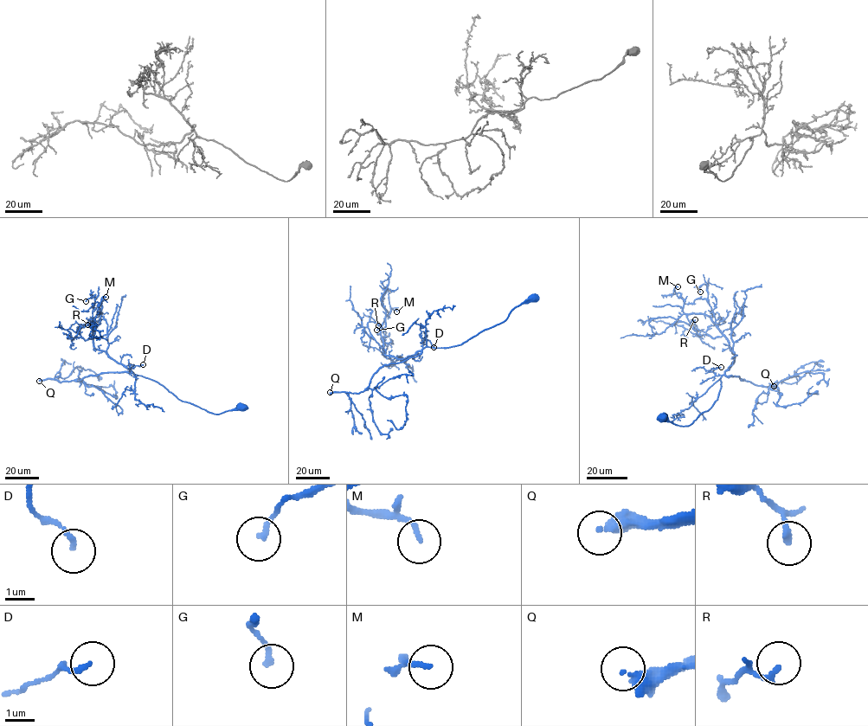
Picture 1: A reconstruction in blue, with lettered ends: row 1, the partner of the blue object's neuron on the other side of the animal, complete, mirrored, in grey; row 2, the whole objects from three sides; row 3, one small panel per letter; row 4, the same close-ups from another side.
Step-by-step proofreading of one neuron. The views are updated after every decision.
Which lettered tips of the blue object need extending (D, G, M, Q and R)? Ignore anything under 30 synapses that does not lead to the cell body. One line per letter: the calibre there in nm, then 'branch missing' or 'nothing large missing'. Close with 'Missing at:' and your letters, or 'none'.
D: 150 nm | nothing large missing
G: 170 nm | nothing large missing
M: 150 nm | nothing large missing
Q: 320 nm | branch missing
R: 160 nm | nothing large missing
Missing at: Q

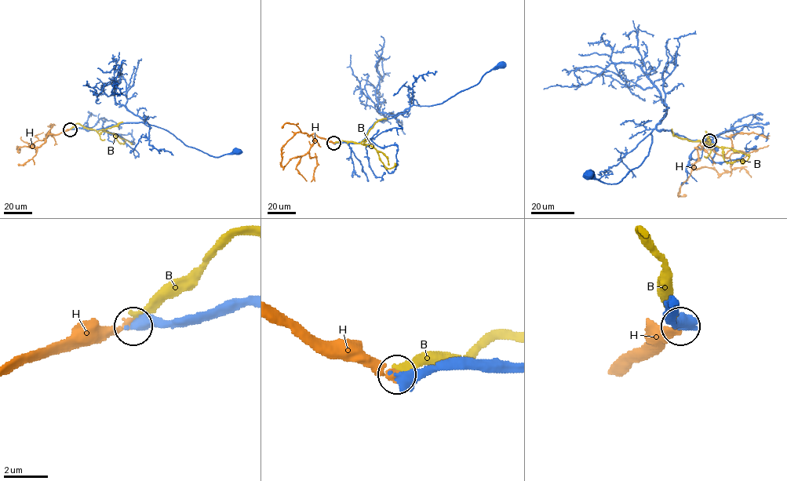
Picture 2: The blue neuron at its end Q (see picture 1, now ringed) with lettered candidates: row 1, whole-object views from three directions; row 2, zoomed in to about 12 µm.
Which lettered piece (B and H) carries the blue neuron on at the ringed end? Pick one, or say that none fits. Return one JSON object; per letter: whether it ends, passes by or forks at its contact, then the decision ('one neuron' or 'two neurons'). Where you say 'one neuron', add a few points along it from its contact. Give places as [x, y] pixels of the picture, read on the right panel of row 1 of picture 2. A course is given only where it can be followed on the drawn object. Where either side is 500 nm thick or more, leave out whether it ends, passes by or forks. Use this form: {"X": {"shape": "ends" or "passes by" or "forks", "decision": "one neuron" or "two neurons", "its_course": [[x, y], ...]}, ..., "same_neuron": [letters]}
{"B": {"decision": "two neurons"}, "H": {"decision": "one neuron", "its_course": [[709, 140], [701, 148], [695, 148], [697, 159], [693, 169], [706, 166], [722, 173], [743, 168], [751, 177]]}, "same_neuron": ["H"]}

